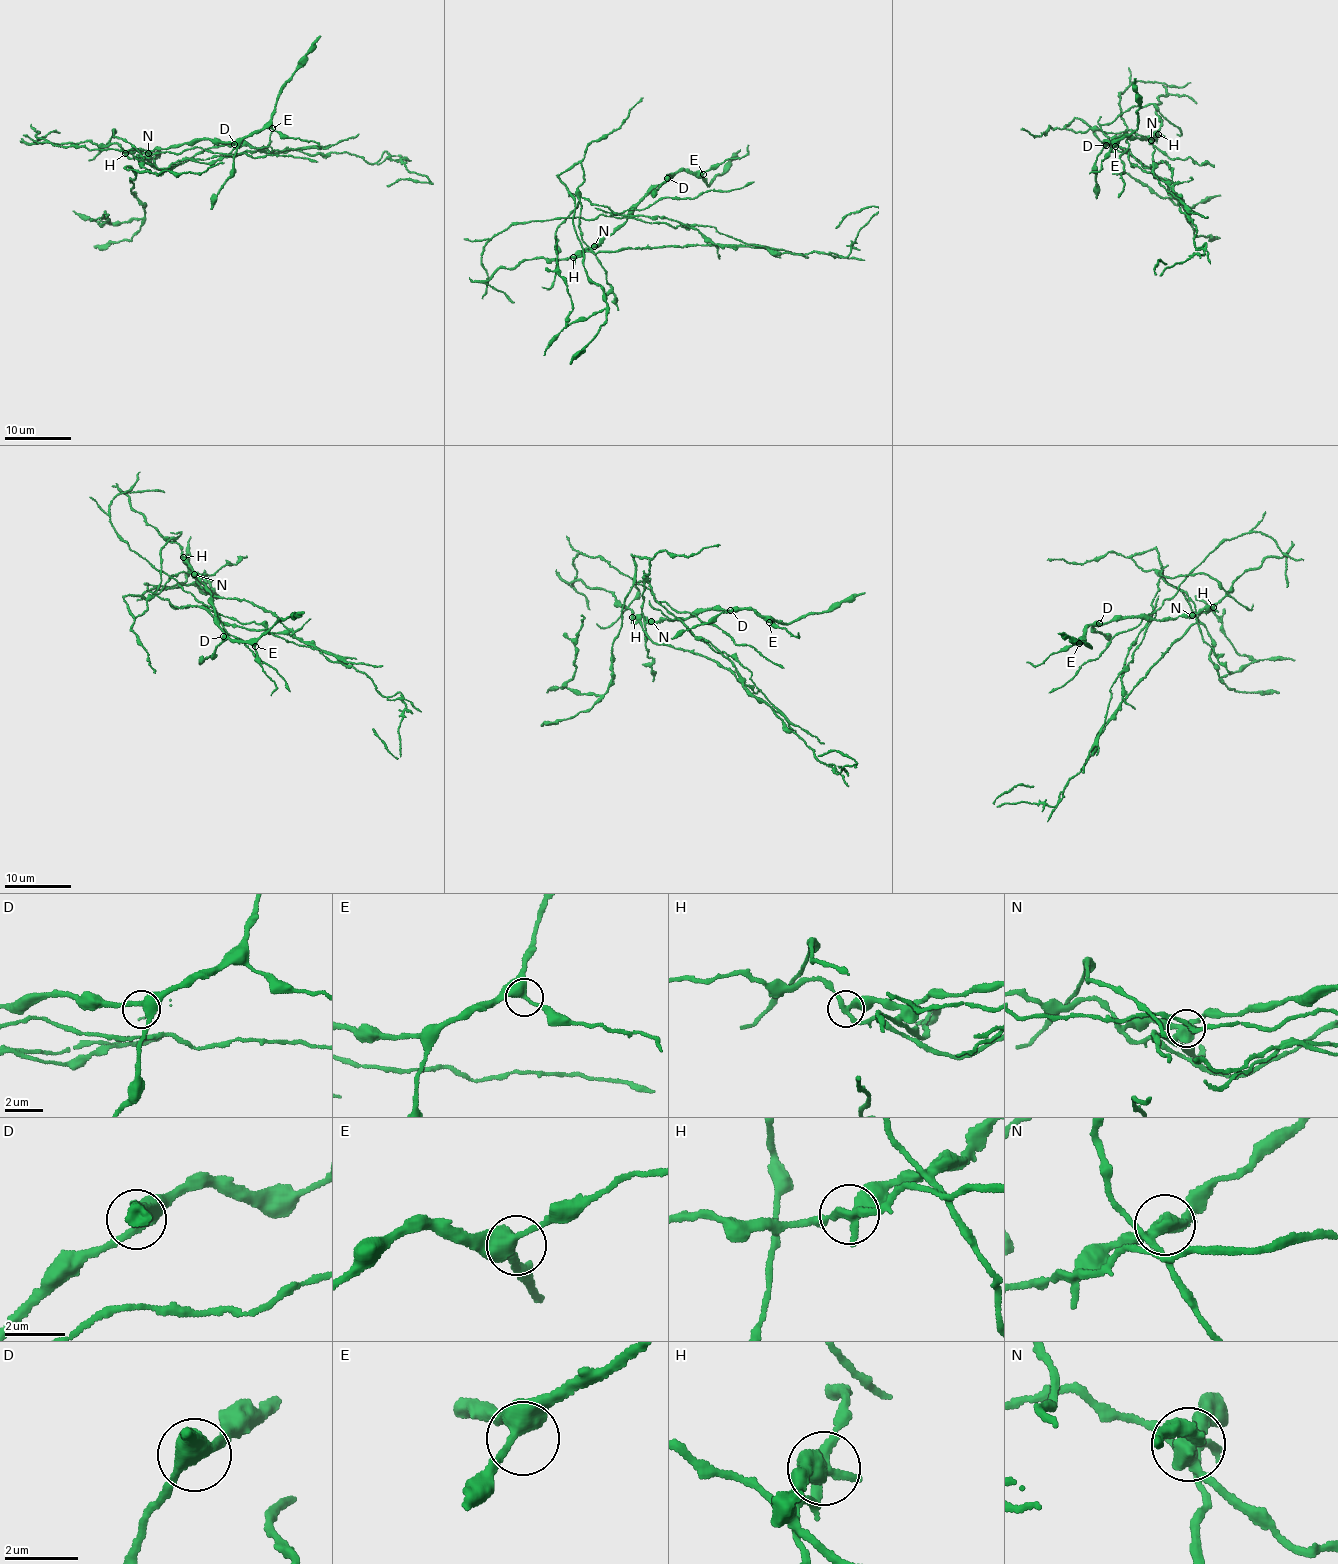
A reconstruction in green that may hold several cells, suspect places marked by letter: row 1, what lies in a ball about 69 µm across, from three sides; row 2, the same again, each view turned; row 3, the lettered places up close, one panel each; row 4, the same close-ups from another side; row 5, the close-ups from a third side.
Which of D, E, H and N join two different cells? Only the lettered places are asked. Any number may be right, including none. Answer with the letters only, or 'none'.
H, N

